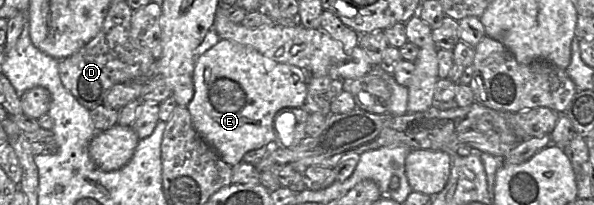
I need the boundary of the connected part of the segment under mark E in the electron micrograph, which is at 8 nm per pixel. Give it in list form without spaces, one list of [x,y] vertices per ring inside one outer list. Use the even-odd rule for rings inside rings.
[[[220,39],[208,50],[198,55],[193,73],[194,95],[187,105],[193,126],[202,138],[231,167],[254,149],[274,145],[274,120],[282,111],[302,108],[308,90],[309,75],[301,68],[279,63],[263,56],[250,46]]]

